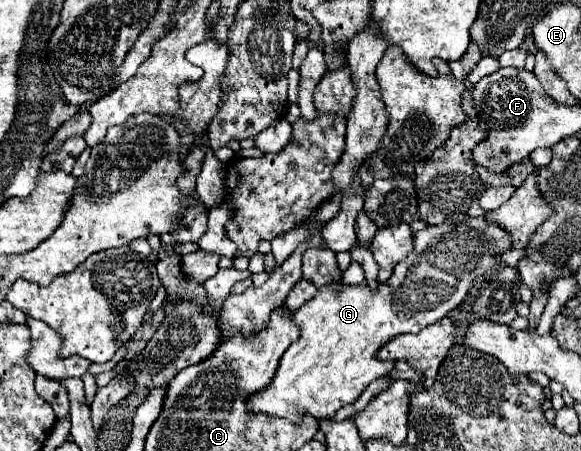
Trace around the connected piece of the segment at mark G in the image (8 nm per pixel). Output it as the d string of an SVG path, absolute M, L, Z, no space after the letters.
M464 219L462 223L444 221L442 225L434 225L418 231L414 235L414 241L416 241L414 251L402 263L396 265L390 281L380 283L376 293L372 293L366 283L360 283L354 287L340 285L340 289L336 283L332 283L332 285L320 287L316 297L304 303L294 313L296 327L300 329L300 341L294 341L288 347L288 351L282 355L276 375L268 383L268 387L258 393L250 393L246 397L246 407L250 413L284 417L292 425L294 423L300 425L304 415L312 415L314 419L334 417L334 413L340 407L354 403L374 379L380 379L390 369L394 369L394 361L376 359L376 353L382 345L386 345L396 335L418 333L424 327L446 317L452 309L456 309L464 301L468 289L474 283L498 273L498 267L496 267L498 255L512 249L510 235L494 223L486 223L484 219L476 219L476 221Z

